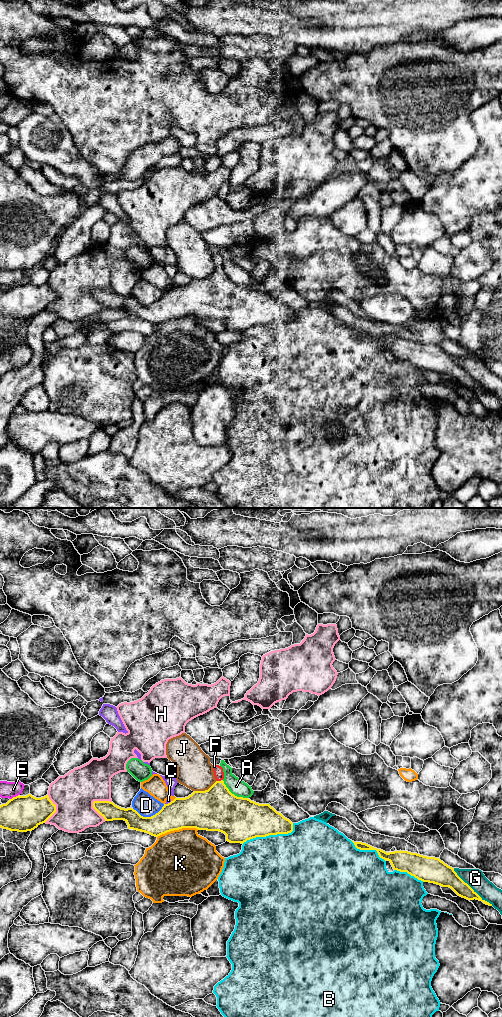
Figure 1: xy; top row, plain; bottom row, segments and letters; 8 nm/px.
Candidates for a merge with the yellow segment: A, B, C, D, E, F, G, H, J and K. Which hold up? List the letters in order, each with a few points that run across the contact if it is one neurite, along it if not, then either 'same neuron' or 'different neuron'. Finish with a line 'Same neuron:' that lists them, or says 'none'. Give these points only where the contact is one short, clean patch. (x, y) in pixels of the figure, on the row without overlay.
A: different neuron
B: different neuron
C: line xy (171, 289), (165, 292); different neuron
D: line xy (164, 292), (157, 300), (150, 304), (141, 304), (132, 296); different neuron
E: line xy (18, 282), (10, 287); different neuron
F: line xy (216, 297), (219, 269), (218, 258); same neuron
G: different neuron
H: different neuron
J: line xy (216, 269), (207, 277), (194, 279); different neuron
K: different neuron
Same neuron: F

